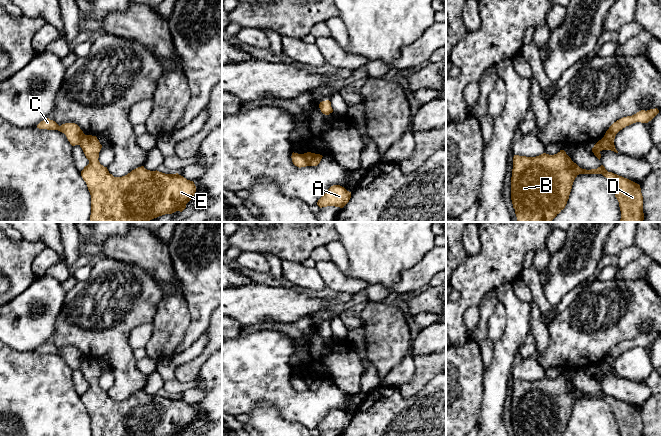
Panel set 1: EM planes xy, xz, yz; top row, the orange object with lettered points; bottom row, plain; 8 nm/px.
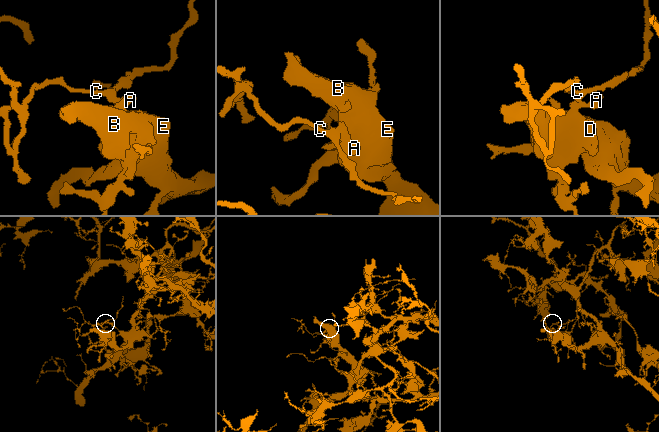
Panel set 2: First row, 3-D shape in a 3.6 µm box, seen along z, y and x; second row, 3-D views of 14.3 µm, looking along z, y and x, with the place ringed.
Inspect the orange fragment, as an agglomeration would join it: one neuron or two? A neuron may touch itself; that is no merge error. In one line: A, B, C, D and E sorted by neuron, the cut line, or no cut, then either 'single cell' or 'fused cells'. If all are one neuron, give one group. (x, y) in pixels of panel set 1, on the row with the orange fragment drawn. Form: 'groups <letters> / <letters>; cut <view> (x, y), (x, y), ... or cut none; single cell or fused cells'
groups A B D E / C; cut xz (303, 154), (309, 165); fused cells

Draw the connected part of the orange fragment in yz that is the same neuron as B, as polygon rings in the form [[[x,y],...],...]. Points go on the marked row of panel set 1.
[[[560,150],[554,155],[543,153],[536,157],[514,155],[511,177],[511,200],[513,208],[515,209],[517,222],[551,222],[565,208],[573,182],[579,174],[602,174],[609,180],[615,197],[619,202],[621,211],[620,222],[642,222],[644,220],[643,196],[639,184],[612,172],[608,172],[603,165],[597,169],[582,169],[571,160],[564,150]]]

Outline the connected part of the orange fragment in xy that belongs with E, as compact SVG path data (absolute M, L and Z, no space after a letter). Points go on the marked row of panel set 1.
M85 135L79 145L89 160L89 164L81 171L81 176L91 195L90 222L149 222L165 214L182 212L196 192L194 182L178 173L150 171L144 166L125 176L114 177L98 160L102 145L96 136Z

